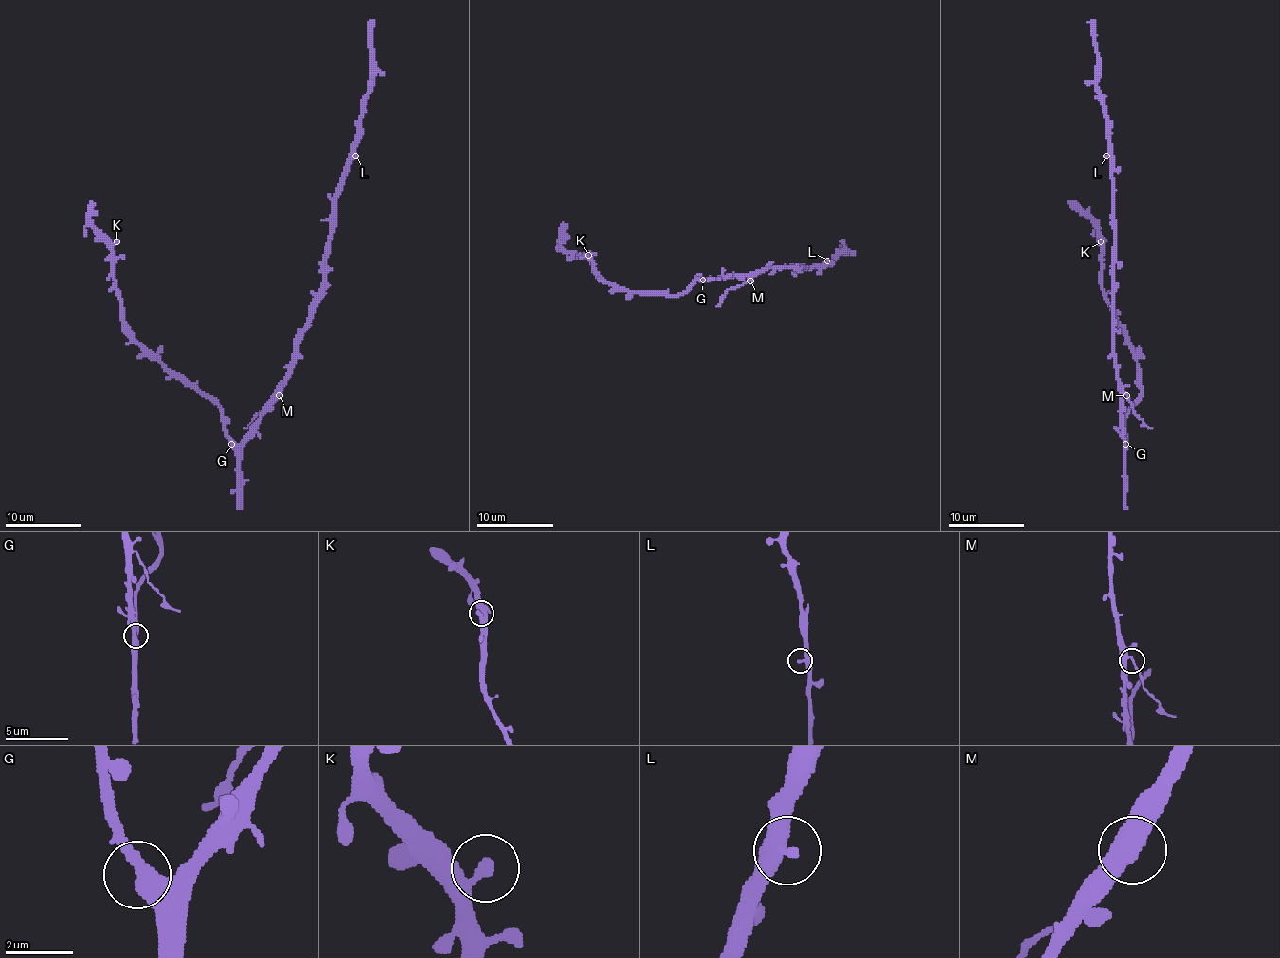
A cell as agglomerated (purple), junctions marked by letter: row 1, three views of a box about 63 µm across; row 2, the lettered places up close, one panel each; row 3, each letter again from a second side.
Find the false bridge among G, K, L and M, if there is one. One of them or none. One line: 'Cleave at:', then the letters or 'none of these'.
Cleave at: M

